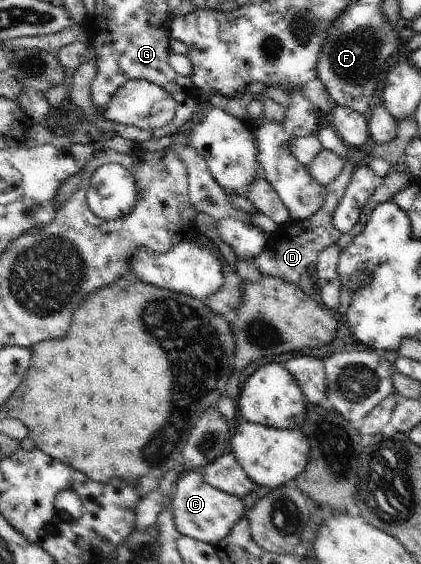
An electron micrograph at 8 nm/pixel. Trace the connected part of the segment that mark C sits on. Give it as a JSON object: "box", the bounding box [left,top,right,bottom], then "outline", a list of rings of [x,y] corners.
{"box":[170,471,247,546],"outline":[[[201,471],[180,474],[170,505],[174,507],[177,529],[189,536],[215,546],[247,513],[243,499],[205,483]]]}

